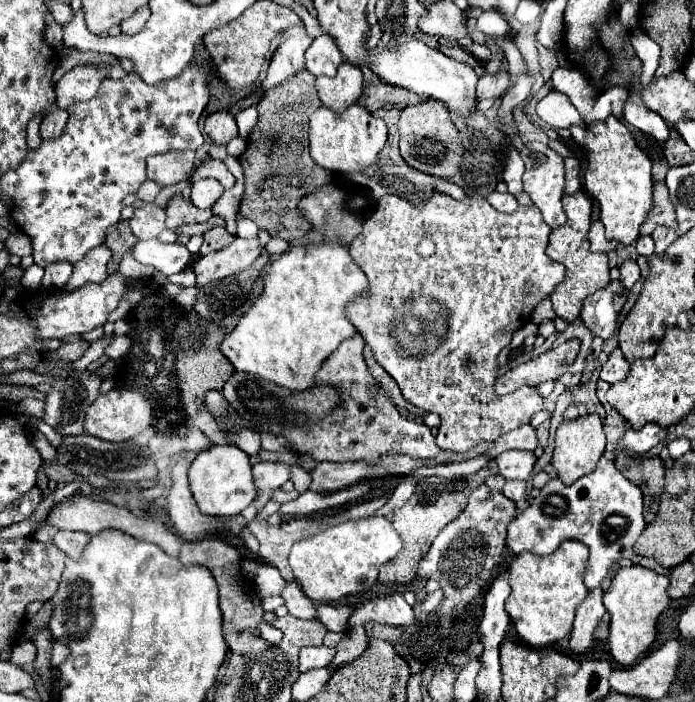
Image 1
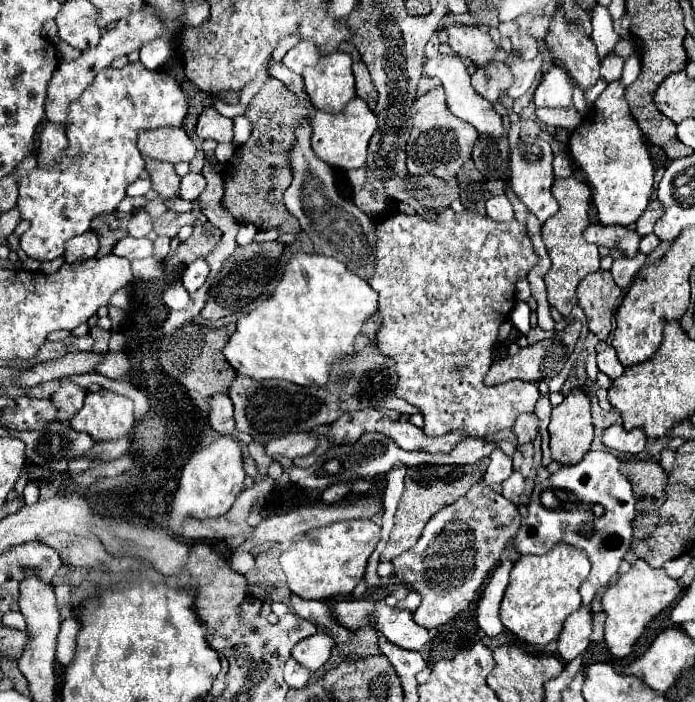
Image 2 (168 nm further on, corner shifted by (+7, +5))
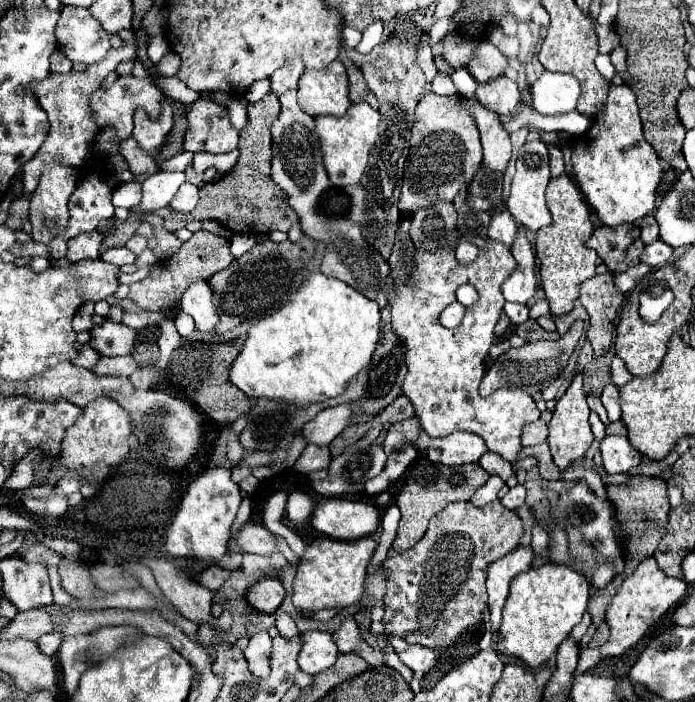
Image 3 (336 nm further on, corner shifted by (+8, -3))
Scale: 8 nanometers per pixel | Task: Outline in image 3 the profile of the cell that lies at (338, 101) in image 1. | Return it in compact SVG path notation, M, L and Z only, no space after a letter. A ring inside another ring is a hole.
M341 60L323 70L305 70L299 80L299 106L313 118L343 116L351 106L349 80Z

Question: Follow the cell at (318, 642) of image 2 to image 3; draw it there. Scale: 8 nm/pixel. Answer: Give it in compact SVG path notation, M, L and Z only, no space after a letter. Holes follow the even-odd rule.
M303 632L303 648L297 656L299 668L307 674L319 674L335 664L339 650L329 632Z

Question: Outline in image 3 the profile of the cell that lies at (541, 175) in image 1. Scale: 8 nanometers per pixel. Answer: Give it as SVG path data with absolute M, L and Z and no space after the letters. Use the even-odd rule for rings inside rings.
M541 140L535 142L527 142L519 148L519 158L517 158L517 172L513 176L513 184L511 184L511 194L507 200L507 210L515 216L515 220L519 224L523 224L525 228L537 232L543 226L551 224L551 212L545 204L545 188L551 180L549 174L549 152L547 146Z

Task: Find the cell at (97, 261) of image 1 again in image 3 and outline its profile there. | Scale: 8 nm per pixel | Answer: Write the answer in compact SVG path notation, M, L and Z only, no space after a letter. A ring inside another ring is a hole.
M95 230L79 234L77 238L71 238L69 248L67 248L67 260L79 262L83 258L99 258L101 242L103 242L103 236Z

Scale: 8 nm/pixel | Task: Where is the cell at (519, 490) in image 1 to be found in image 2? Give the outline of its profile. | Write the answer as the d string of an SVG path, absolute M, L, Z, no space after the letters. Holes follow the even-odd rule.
M514 472L504 484L502 484L502 496L512 500L512 502L518 502L520 494L524 492L524 476L520 472Z

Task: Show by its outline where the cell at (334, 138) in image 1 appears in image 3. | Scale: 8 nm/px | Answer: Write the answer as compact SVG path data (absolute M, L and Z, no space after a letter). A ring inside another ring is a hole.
M367 102L353 104L345 116L319 116L315 118L315 132L319 138L321 154L323 154L323 166L331 178L333 186L351 186L357 184L367 168L369 150L373 148L377 140L377 124L379 124L379 112L373 110Z

